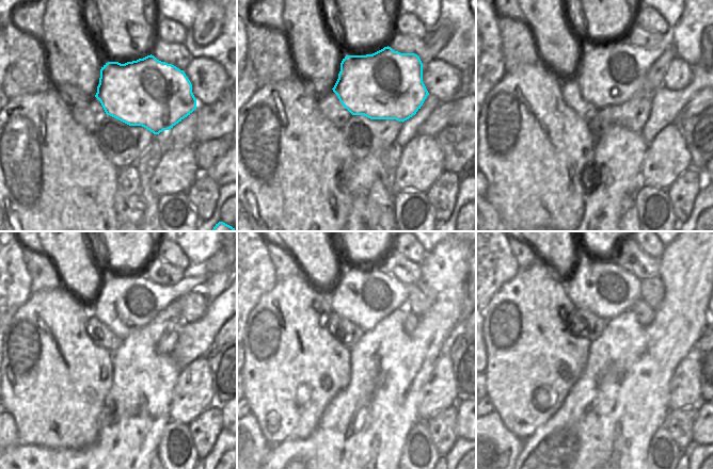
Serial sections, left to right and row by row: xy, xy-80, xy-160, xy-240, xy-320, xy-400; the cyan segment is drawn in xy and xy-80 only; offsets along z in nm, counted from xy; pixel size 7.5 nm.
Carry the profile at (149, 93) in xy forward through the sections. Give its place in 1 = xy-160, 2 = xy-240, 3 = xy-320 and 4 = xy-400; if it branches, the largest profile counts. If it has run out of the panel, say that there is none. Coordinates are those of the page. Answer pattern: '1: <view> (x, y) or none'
1: xy-160 (612, 74)
2: xy-240 (126, 303)
3: xy-320 (364, 296)
4: xy-400 (601, 287)

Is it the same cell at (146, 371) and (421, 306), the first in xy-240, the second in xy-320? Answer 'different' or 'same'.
different

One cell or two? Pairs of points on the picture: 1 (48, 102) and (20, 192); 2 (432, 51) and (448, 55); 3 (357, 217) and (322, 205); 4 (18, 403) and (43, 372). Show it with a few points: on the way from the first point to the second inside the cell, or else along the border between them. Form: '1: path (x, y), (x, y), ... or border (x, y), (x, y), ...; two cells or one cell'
1: path (41, 125), (34, 134), (34, 170); one cell
2: border (453, 32), (434, 59); two cells
3: border (348, 189), (351, 195), (351, 205), (346, 220); two cells
4: path (26, 395), (42, 379); one cell

